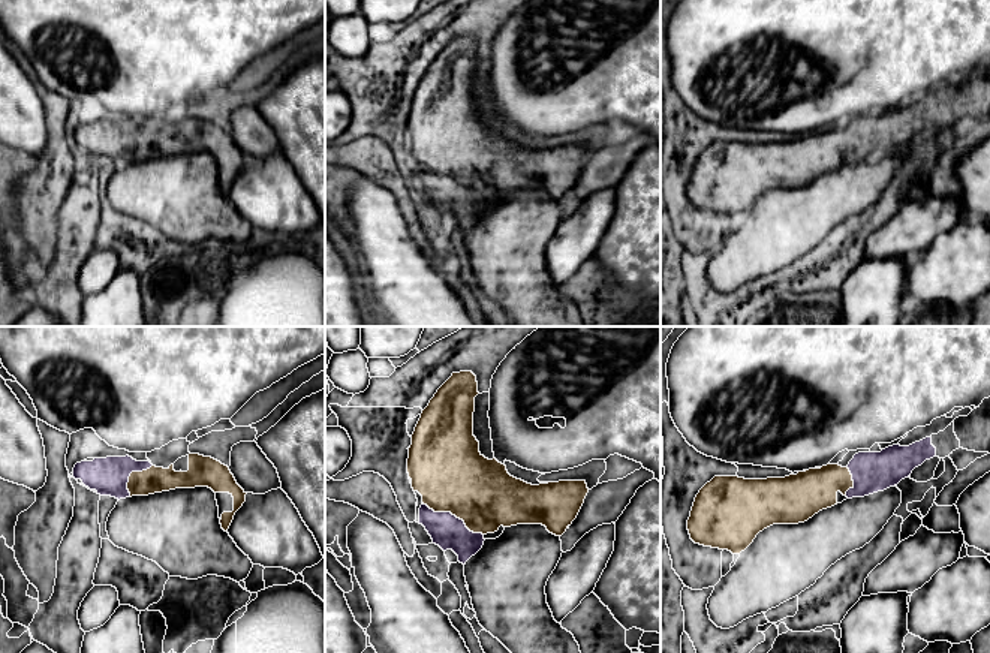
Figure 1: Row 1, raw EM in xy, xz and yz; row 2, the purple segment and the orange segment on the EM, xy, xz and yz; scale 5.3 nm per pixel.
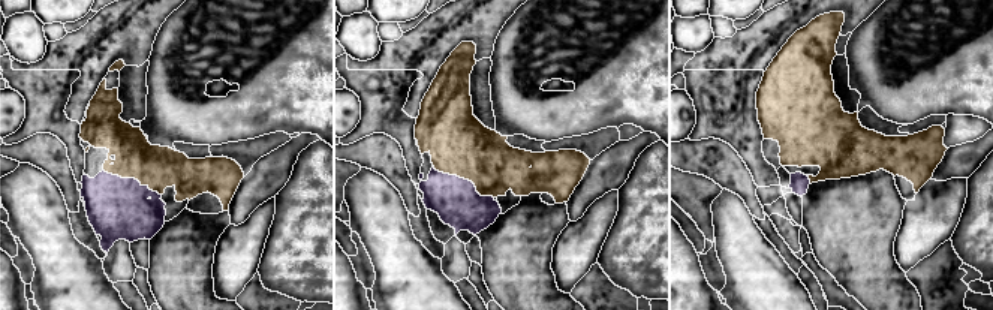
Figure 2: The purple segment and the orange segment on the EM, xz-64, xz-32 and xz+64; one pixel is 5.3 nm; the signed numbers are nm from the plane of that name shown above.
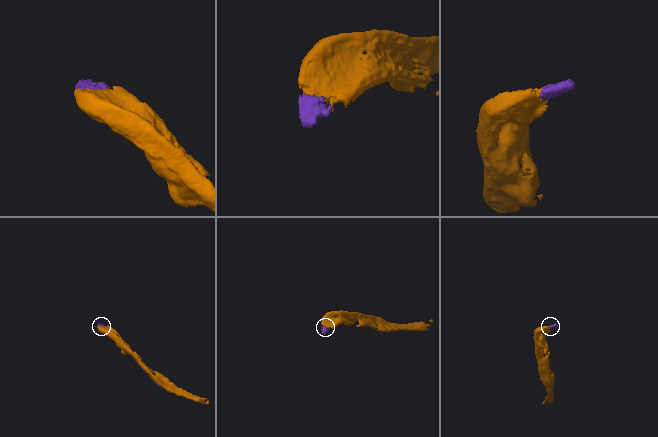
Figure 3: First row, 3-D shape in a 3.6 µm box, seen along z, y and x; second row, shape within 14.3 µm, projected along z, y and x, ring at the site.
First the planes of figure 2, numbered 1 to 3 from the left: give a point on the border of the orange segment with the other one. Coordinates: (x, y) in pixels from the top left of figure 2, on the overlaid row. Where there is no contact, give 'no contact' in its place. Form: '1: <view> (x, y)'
1: xz-64 (132, 178)
2: xz-32 (463, 178)
3: xz+64 (809, 180)

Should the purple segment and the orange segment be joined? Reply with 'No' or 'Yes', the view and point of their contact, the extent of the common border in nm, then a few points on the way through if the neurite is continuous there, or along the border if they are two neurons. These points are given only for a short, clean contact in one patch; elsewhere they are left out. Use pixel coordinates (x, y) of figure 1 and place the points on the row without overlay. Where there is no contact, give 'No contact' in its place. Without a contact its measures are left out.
Yes. Touches purple at xz (454, 180). Shared border 380 nm

